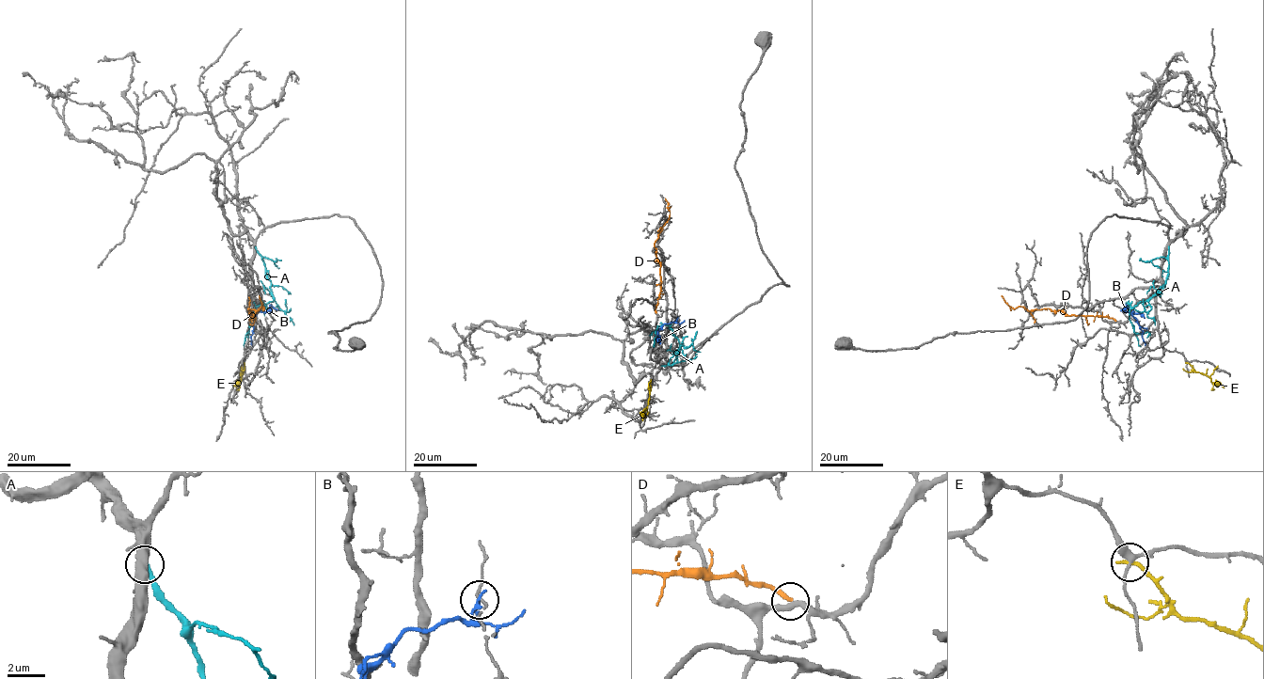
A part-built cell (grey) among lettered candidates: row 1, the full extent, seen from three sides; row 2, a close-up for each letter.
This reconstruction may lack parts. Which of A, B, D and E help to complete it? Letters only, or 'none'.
none

